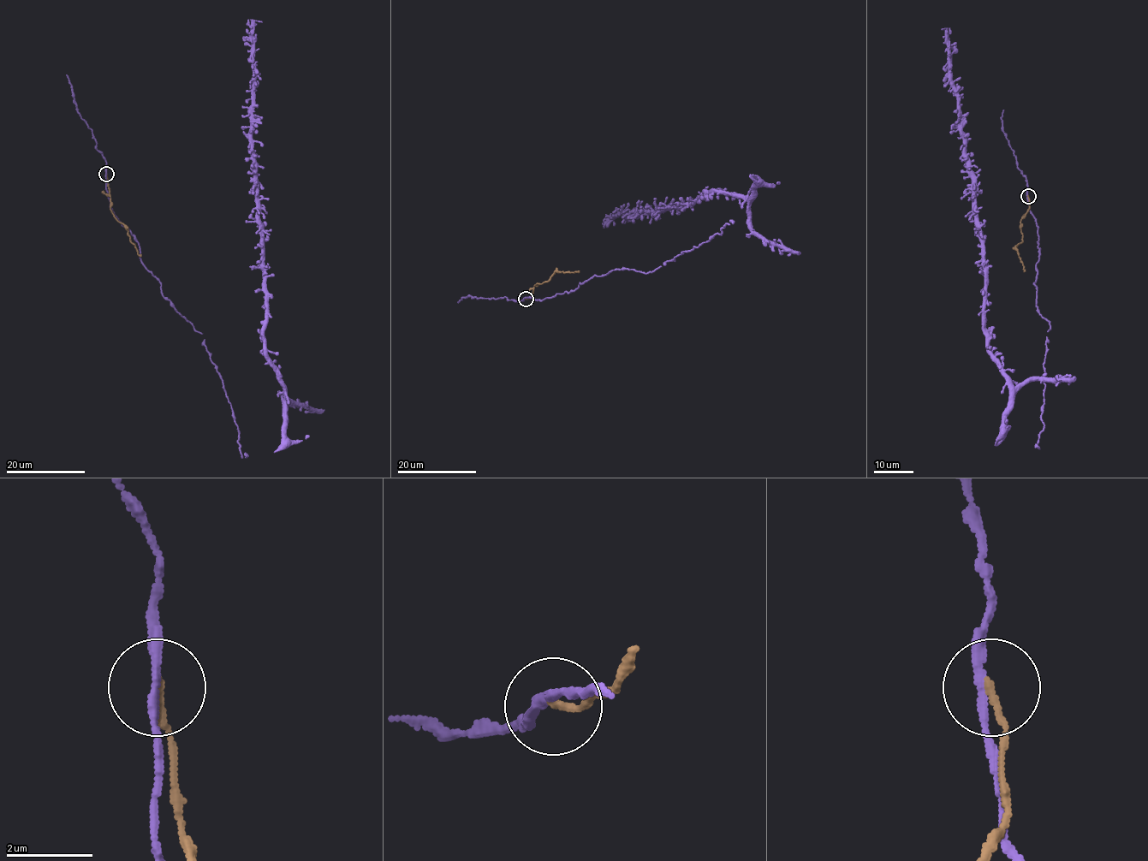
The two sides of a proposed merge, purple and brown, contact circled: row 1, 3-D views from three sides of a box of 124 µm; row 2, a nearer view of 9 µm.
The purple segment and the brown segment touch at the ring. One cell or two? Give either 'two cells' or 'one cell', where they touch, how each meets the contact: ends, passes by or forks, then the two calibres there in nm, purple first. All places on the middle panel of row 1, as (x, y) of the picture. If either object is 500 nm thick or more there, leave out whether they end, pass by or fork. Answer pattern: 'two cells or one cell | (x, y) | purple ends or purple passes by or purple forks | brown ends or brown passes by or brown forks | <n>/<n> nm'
two cells | (526, 299) | purple passes by | brown ends | 200/170 nm

